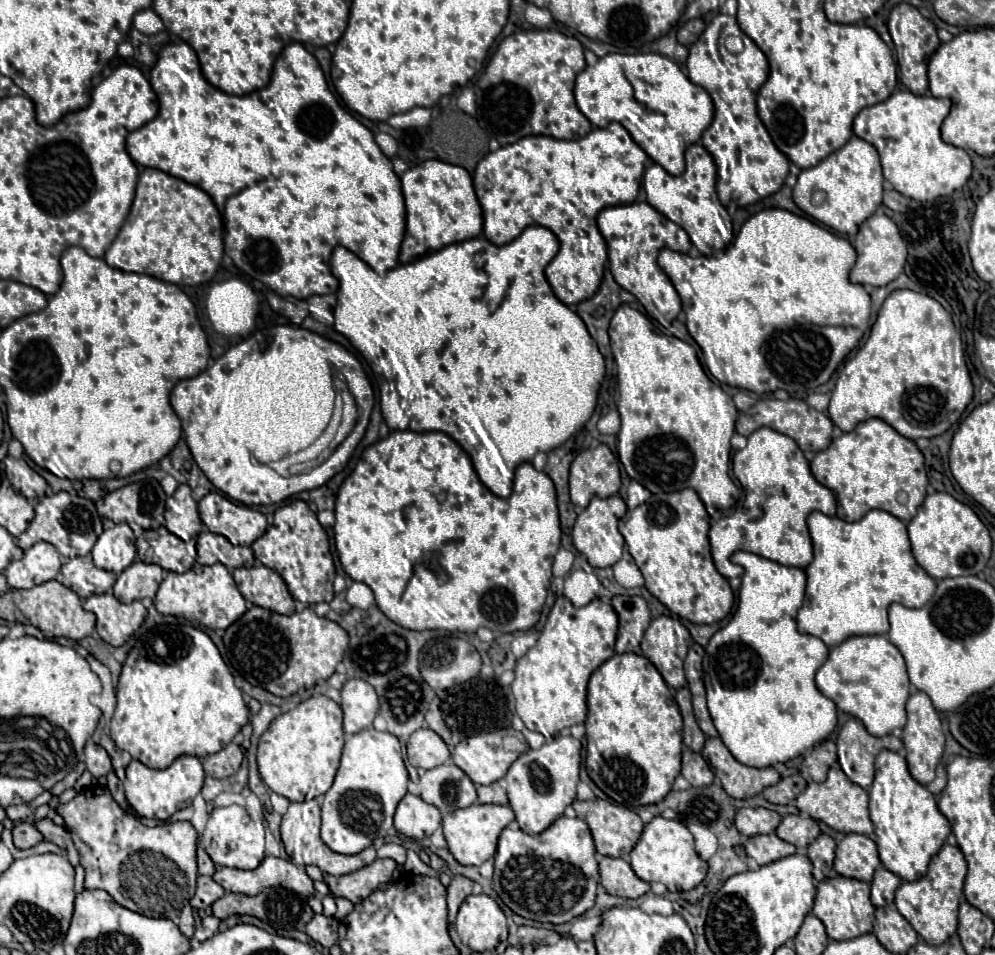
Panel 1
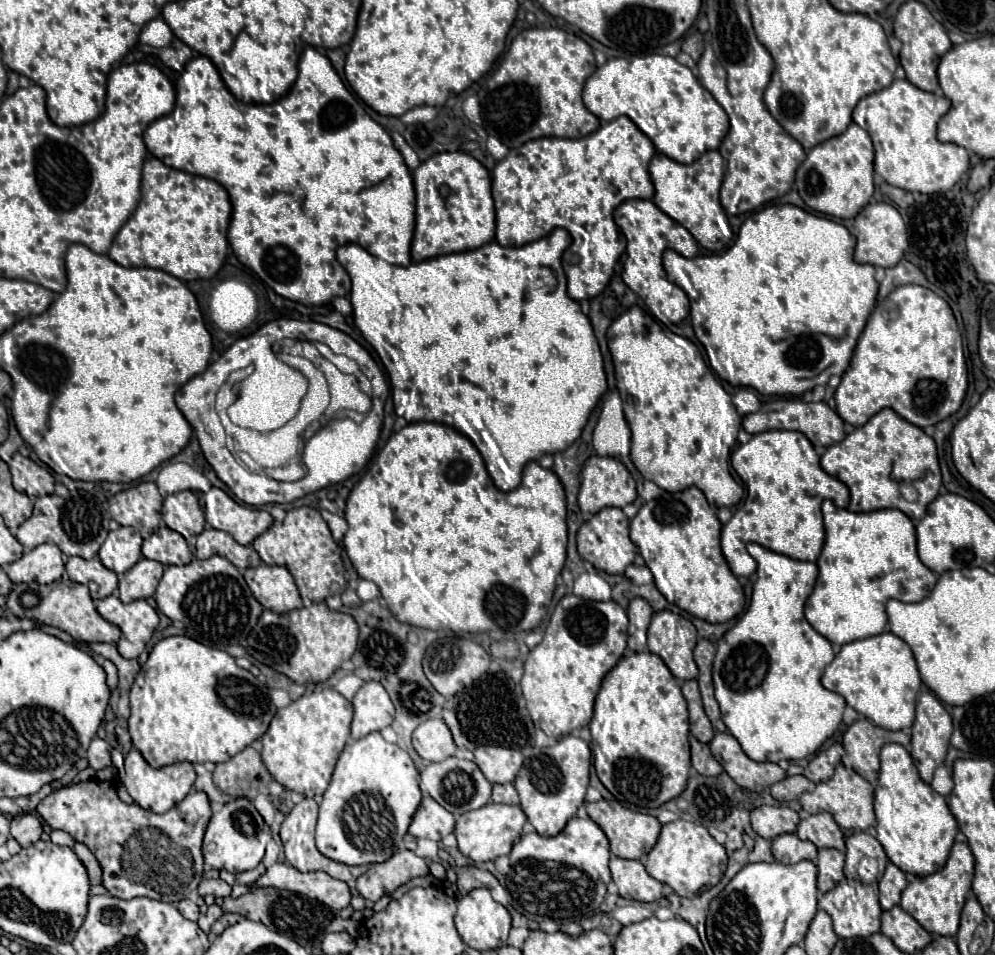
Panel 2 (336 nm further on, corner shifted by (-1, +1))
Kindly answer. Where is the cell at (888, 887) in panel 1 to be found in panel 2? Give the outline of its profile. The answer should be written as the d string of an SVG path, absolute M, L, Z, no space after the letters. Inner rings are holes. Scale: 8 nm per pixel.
M889 863L883 877L879 879L879 901L881 901L881 907L883 909L891 909L895 905L899 905L899 899L901 899L901 891L905 889L907 885L907 879L905 879L905 873Z

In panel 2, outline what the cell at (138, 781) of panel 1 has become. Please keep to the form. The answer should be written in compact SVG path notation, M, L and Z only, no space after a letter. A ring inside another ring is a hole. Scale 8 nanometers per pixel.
M131 749L125 755L125 781L123 781L123 785L127 787L129 795L135 799L137 805L141 805L143 809L153 811L153 813L165 813L173 805L177 805L193 789L195 777L197 775L195 775L195 769L191 763L173 763L173 765L167 765L161 769L153 769L137 749Z

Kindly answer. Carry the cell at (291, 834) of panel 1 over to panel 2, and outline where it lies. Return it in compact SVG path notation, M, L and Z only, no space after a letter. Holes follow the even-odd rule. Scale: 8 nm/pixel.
M307 797L301 803L297 803L291 809L291 813L285 817L279 835L289 865L293 865L301 873L307 873L307 871L325 871L325 873L329 873L335 879L351 881L353 875L351 875L351 867L349 865L337 863L333 859L327 859L325 855L321 855L317 851L317 847L315 847L315 823L317 823L317 803L315 803L315 799L307 799Z

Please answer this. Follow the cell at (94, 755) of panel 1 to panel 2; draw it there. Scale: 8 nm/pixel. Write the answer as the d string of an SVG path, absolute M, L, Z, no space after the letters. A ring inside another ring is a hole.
M95 737L91 741L91 747L87 751L87 759L89 759L89 765L93 769L105 769L111 765L111 745L101 739L101 737Z

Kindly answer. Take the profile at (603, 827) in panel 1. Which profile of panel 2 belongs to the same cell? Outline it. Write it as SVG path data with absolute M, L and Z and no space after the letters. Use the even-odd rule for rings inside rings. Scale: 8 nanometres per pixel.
M597 801L597 803L587 803L587 813L589 817L603 829L603 833L609 837L611 843L611 853L623 859L641 859L643 855L647 855L653 845L657 843L659 831L661 831L661 823L653 817L653 815L643 815L643 813L635 813L629 811L627 807L619 805L617 801Z

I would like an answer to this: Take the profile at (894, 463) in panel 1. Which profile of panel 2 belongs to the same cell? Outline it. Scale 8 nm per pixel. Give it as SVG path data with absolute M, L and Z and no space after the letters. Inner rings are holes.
M881 409L863 427L857 427L843 441L827 447L821 457L821 467L849 487L851 511L877 511L887 507L899 509L899 499L903 499L899 485L913 483L919 491L919 499L905 509L905 515L917 521L941 489L941 469L935 441L921 427L899 417L893 409Z

